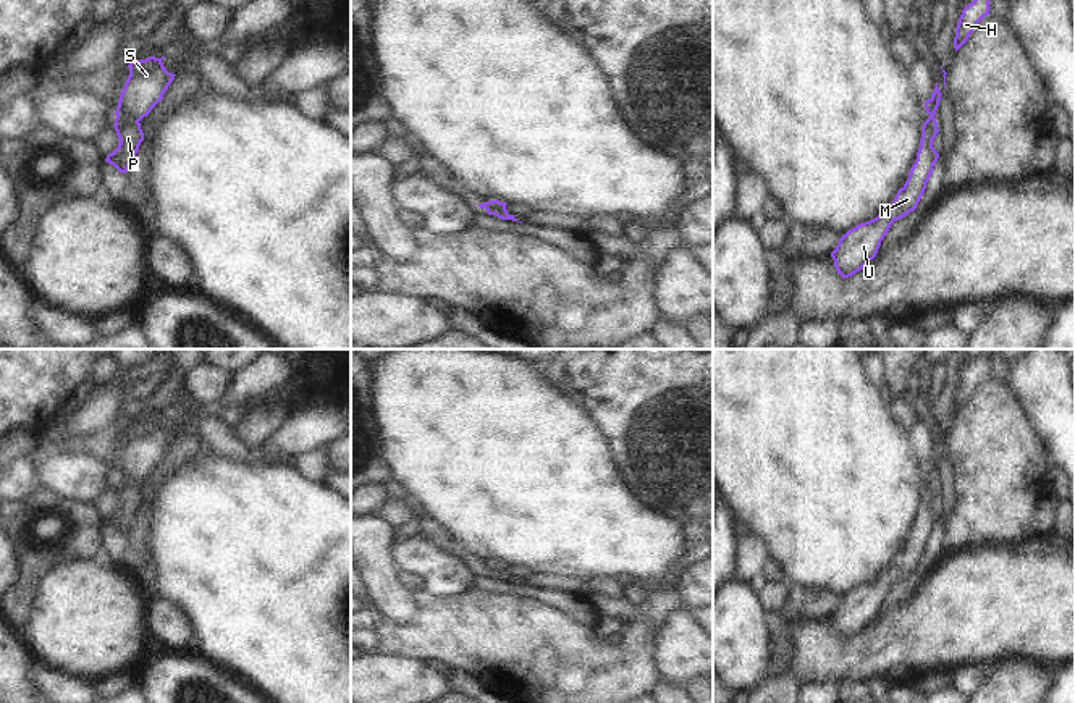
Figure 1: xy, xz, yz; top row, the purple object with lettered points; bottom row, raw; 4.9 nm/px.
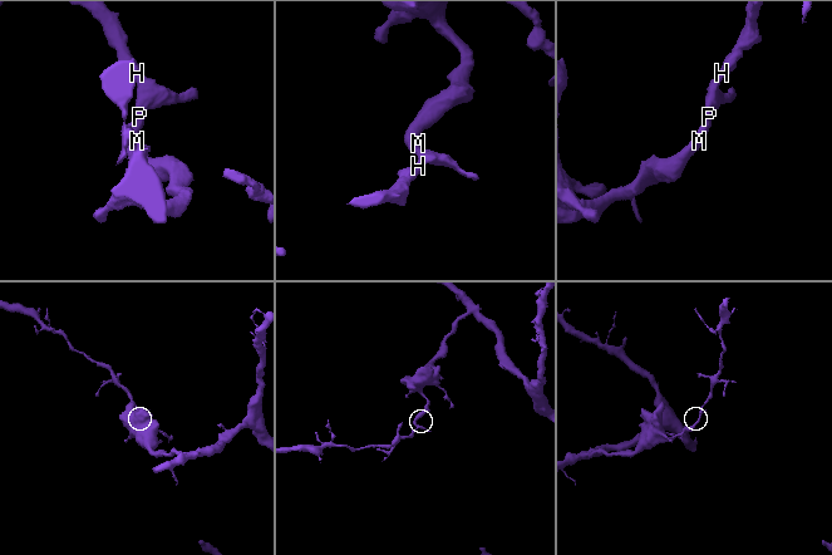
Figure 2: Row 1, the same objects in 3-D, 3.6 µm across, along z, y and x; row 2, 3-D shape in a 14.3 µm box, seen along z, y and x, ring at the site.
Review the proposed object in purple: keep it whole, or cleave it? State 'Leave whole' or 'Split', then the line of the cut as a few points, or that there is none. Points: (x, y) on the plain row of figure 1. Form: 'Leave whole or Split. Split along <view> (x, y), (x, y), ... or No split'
Leave whole. No split.

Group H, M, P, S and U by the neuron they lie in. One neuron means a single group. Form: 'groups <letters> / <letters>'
groups H M P S U

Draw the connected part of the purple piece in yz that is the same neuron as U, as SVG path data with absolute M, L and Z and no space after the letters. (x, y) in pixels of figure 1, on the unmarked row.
M936 444L931 459L925 464L925 472L930 480L921 488L917 522L910 530L905 546L897 553L894 564L876 580L860 585L842 596L836 611L831 614L834 629L842 640L849 640L863 632L876 619L891 587L917 570L933 535L933 528L939 520L939 516L933 509L933 501L939 495L934 477L941 457Z

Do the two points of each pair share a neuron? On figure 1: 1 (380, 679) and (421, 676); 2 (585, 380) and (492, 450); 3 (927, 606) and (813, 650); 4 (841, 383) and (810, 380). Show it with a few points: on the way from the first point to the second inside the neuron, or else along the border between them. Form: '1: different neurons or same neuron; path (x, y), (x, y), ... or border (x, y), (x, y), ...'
1: same neuron; path (390, 679), (411, 679)
2: different neurons; border (560, 385), (566, 390)
3: same neuron; path (899, 634), (886, 645), (841, 653)
4: same neuron; path (833, 383), (818, 383)

